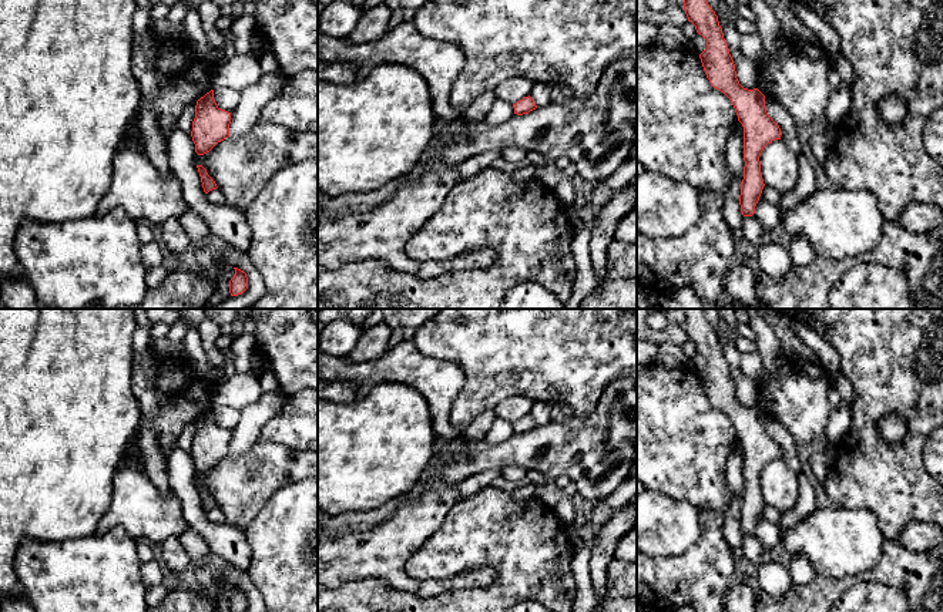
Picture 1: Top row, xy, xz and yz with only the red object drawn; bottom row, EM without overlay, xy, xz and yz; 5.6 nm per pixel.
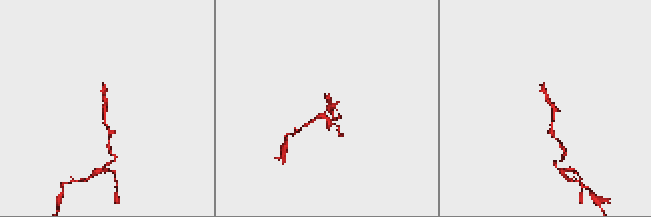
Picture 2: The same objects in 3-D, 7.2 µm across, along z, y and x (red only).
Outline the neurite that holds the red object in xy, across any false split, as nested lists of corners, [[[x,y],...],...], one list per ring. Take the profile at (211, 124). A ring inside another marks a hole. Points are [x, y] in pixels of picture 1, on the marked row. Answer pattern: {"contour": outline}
{"contour": [[[214,90],[197,101],[191,137],[195,152],[204,155],[229,137],[231,112],[221,110],[214,100]]]}

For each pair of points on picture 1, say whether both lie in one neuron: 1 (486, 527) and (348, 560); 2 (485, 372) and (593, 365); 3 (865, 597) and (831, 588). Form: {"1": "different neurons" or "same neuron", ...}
{"1": "different neurons", "2": "same neuron", "3": "different neurons"}

